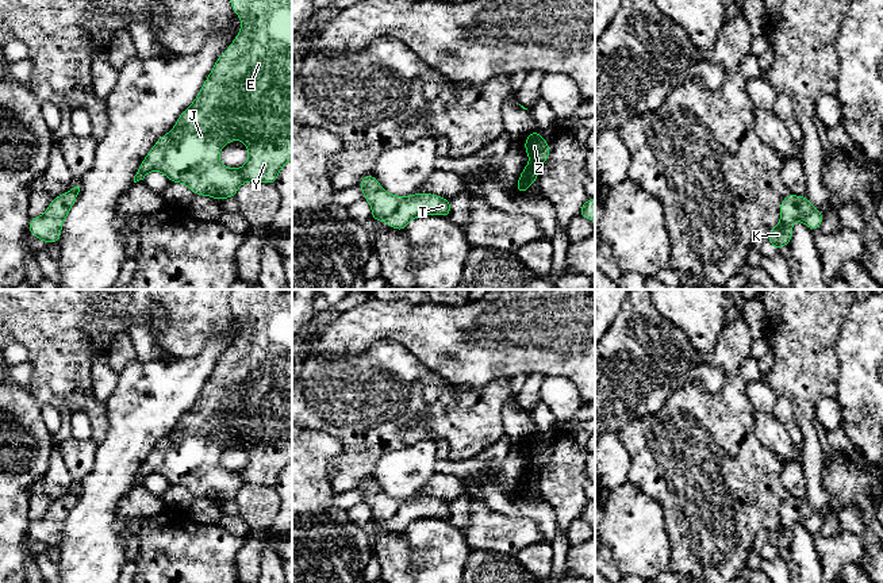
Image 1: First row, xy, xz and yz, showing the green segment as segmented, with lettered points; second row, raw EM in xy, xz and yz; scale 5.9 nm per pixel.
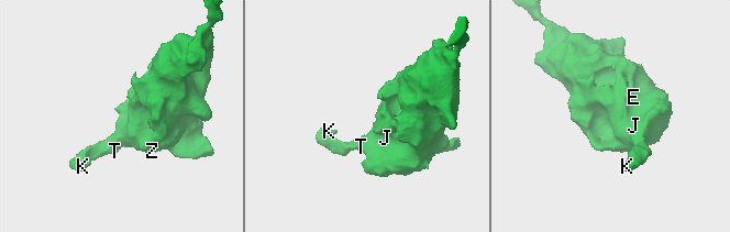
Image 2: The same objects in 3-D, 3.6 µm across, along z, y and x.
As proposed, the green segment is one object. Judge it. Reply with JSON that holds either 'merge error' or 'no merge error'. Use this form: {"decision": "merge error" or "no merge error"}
{"decision": "no merge error"}

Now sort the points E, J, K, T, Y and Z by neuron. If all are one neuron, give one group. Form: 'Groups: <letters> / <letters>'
Groups: E J K T Y Z

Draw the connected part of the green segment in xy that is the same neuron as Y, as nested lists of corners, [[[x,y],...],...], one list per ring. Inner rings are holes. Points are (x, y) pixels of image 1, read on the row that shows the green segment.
[[[230,0],[230,4],[242,28],[219,55],[193,103],[143,158],[134,183],[158,170],[169,181],[185,184],[196,196],[223,200],[235,197],[239,185],[246,181],[276,184],[280,169],[292,160],[292,0]],[[234,139],[242,141],[249,149],[247,162],[239,169],[223,166],[219,161],[220,149]]]

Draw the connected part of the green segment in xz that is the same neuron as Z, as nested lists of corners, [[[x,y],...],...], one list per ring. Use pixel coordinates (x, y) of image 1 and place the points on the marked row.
[[[534,129],[530,135],[525,139],[525,150],[530,157],[530,162],[523,168],[518,184],[514,189],[515,193],[525,193],[529,187],[535,183],[538,177],[540,168],[548,160],[550,154],[550,147],[548,145],[549,139],[542,139],[540,131]]]

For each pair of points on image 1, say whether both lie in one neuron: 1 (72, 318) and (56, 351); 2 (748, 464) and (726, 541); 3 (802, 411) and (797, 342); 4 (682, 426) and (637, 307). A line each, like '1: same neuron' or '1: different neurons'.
1: same neuron
2: same neuron
3: same neuron
4: different neurons

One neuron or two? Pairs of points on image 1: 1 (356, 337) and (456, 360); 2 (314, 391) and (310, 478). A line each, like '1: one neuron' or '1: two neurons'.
1: one neuron
2: two neurons

